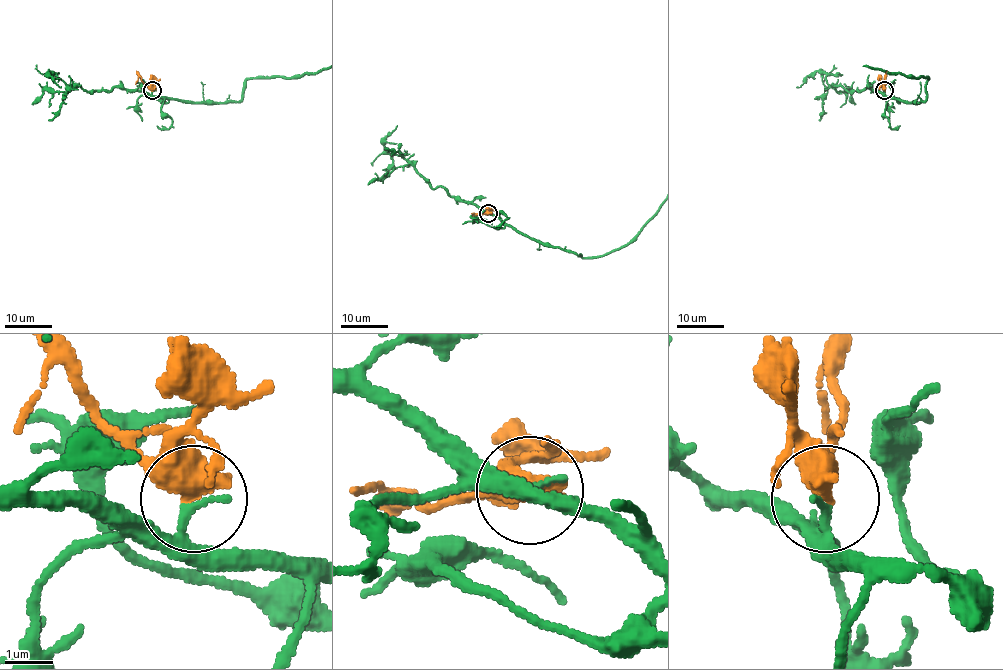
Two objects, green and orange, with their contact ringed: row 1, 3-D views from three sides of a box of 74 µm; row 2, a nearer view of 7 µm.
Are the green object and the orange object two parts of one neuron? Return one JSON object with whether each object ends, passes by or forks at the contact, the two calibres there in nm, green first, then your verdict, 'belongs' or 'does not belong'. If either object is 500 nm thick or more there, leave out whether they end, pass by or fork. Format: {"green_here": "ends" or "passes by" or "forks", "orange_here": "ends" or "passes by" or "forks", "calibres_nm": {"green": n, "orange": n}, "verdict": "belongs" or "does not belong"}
{"green_here": "passes by", "orange_here": "passes by", "calibres_nm": {"green": 170, "orange": 440}, "verdict": "belongs"}

